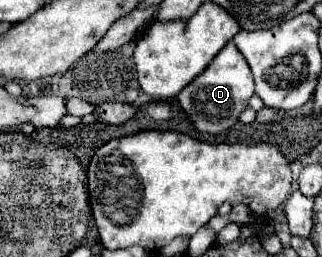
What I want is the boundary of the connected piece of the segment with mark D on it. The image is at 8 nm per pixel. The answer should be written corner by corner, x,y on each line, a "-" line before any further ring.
229,41
215,55
209,67
197,79
193,79
193,83
189,83
189,87
185,87
181,95
177,95
177,99
181,109
187,113
189,119
193,119
195,127
201,133
219,135
235,125
241,111
247,107
251,95
253,95
253,77
249,75
249,65
245,63
241,51
237,51
237,47
233,47
233,43

